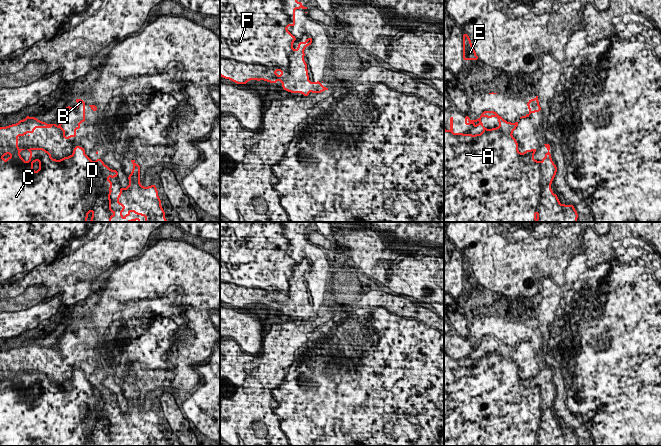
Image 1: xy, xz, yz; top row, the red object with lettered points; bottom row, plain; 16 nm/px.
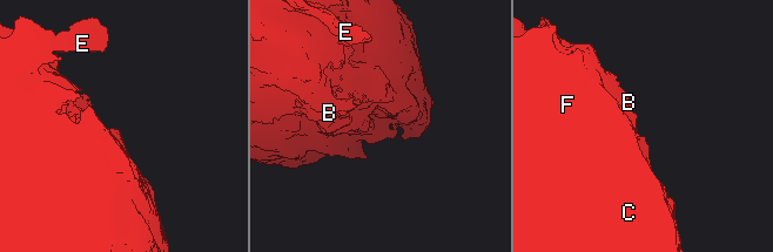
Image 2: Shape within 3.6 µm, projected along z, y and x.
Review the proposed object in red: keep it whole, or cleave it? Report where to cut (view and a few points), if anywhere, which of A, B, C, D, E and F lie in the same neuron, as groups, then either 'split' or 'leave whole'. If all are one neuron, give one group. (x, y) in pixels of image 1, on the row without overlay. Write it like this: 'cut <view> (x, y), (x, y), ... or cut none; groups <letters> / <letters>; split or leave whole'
cut none; groups A B C D E F; leave whole

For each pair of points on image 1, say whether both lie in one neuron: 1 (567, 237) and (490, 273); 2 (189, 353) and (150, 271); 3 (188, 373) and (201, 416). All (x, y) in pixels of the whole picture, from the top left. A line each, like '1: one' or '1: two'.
1: one
2: one
3: two

